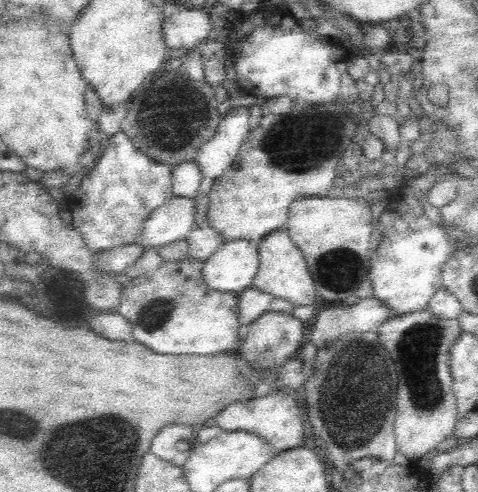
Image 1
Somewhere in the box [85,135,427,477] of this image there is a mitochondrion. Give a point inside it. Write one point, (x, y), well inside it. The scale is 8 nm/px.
(354, 391)

